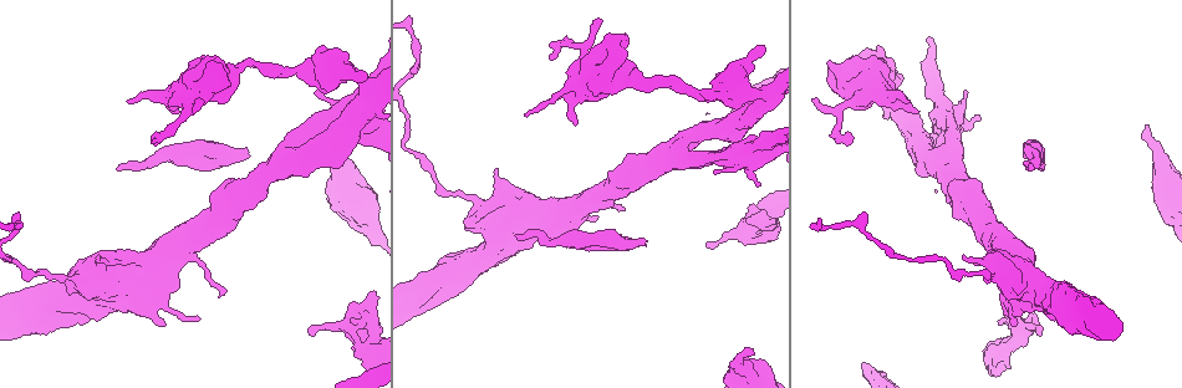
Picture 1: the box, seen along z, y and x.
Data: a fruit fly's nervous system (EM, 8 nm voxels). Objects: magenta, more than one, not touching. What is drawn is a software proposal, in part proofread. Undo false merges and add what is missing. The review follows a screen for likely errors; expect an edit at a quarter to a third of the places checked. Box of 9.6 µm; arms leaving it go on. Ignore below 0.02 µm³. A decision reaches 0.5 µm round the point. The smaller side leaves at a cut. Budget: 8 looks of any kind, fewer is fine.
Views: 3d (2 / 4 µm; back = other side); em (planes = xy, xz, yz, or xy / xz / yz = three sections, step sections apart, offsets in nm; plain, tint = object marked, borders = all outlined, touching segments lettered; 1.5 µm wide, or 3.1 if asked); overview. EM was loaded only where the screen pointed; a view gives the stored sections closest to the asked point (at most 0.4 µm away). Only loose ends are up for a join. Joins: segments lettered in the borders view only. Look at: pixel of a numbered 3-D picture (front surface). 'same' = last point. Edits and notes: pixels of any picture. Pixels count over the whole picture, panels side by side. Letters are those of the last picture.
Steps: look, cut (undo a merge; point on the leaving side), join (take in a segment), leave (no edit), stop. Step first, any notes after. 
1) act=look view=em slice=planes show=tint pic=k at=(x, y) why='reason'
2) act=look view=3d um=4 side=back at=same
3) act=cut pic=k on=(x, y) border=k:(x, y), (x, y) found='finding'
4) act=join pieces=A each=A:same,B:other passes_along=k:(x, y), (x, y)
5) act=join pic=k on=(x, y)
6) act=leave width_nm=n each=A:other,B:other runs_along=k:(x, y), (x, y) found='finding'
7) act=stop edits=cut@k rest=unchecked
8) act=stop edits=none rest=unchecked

act=look view=em slice=xz step=8 show=borders pic=1 at=(248, 155) why='an open end'

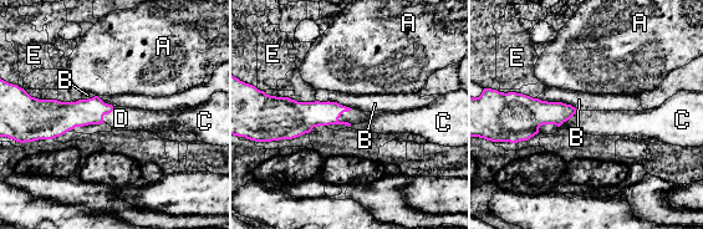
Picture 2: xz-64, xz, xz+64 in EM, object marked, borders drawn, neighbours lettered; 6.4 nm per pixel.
act=join pieces=D each=A:other,B:other,C:other,D:same,E:other found='it goes on there'

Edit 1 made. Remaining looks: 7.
act=look view=overview

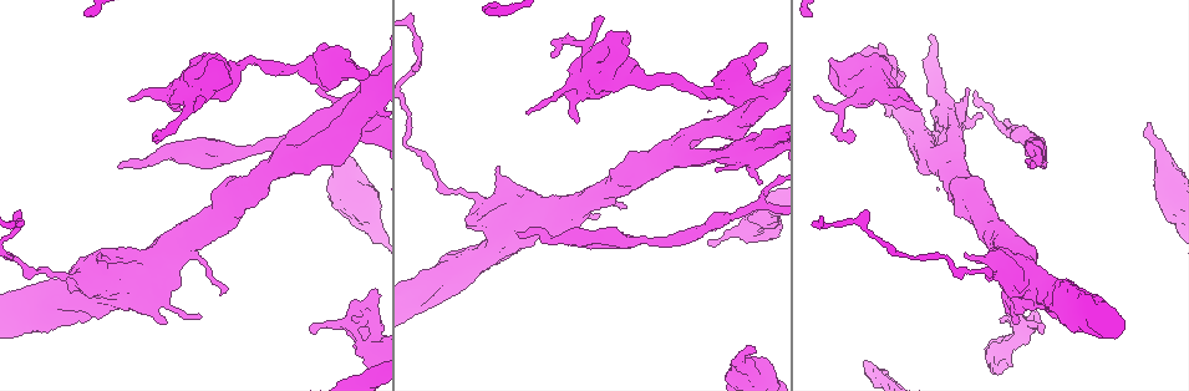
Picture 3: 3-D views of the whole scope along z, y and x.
act=look view=em slice=xy step=8 show=borders pic=3 at=(998, 349) why='narrows sharply'

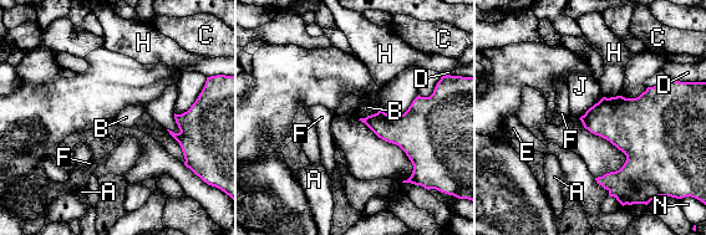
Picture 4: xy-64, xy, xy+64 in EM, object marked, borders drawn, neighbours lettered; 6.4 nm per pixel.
act=look view=em slice=planes show=borders at=same

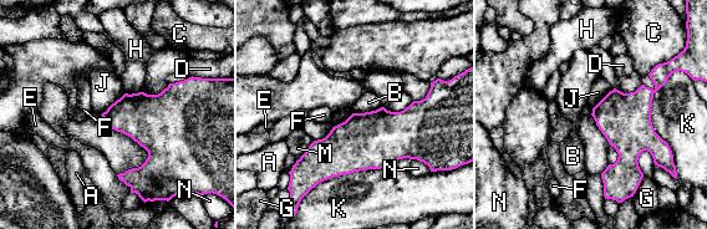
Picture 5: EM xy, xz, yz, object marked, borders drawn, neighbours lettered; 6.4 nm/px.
act=leave each=A:other,B:other,C:other,D:other,E:other,F:other,G:other,H:other,J:other,K:other,M:other,N:other border=5:(125, 93), (101, 115) found='continuous, no second neuron'

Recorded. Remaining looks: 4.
act=look view=em slice=planes show=plain pic=3 at=(1149, 122) why='branch stops here'

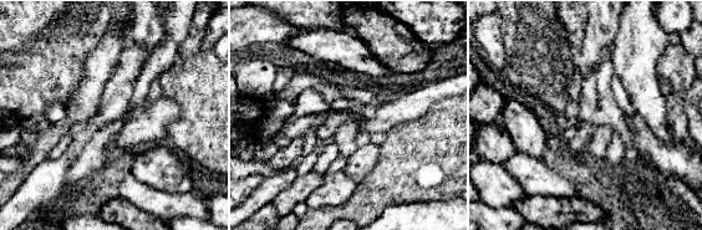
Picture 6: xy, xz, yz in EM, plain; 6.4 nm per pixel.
act=look view=em slice=planes show=borders at=same

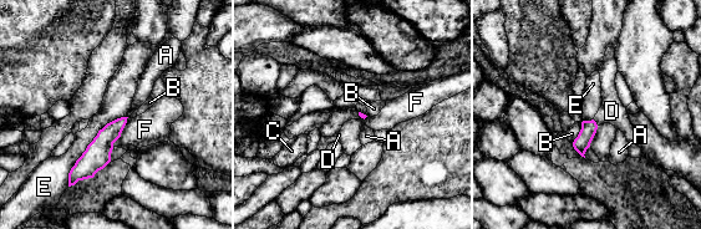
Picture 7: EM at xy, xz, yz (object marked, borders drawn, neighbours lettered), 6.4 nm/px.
act=leave each=A:other,B:other,C:other,D:other,E:other,F:other runs_along=7:(123, 120), (71, 178) found='none of them fits'

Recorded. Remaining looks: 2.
act=look view=3d um=2 side=back pic=3 at=(715, 171) why='thin end'

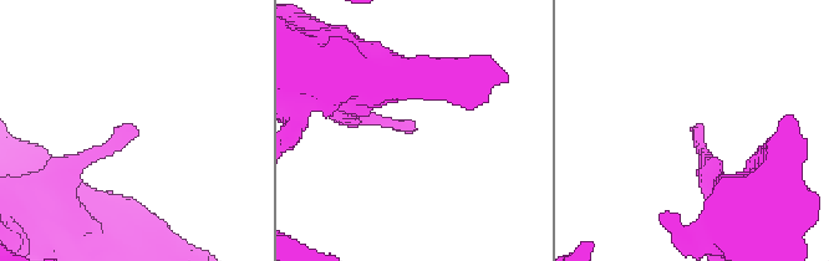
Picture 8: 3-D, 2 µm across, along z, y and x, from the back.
act=look view=em slice=xy step=8 show=borders pic=8 at=(137, 135) why='now the EM'

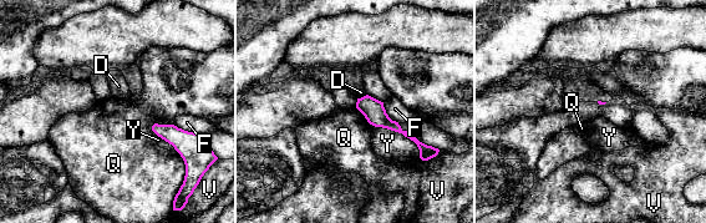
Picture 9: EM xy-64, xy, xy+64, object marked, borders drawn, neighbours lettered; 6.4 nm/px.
act=leave longest_contact=Y:420nm each=D:other,F:other,Q:other,V:other,Y:other found='none of them fits'

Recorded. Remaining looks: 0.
act=stop edits=join@2 rest=unchecked

